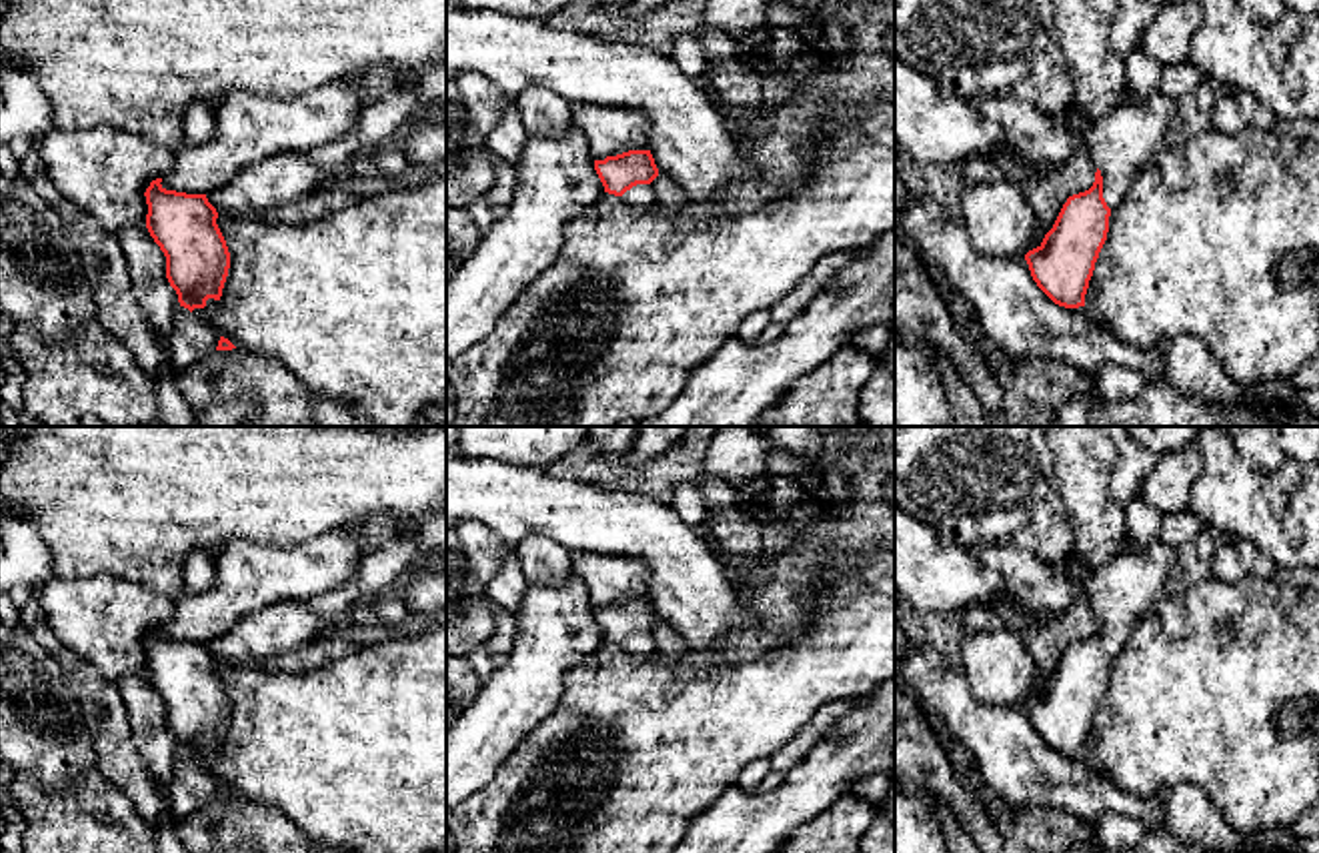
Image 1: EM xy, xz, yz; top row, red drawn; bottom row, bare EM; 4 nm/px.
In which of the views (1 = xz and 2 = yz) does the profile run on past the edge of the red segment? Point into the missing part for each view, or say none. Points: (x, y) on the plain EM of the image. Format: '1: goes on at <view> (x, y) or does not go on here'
1: goes on at xz (643, 643)
2: goes on at yz (1129, 585)

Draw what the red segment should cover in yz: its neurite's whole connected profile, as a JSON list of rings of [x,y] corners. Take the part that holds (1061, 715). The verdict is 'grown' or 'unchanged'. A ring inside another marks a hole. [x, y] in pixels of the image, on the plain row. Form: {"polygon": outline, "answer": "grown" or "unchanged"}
{"polygon": [[[1125,535],[1121,551],[1087,581],[1085,599],[1097,615],[1093,635],[1069,645],[1043,691],[1025,703],[1033,729],[1055,753],[1085,755],[1111,659],[1163,599],[1175,563],[1177,547],[1161,537],[1139,549]]], "answer": "grown"}

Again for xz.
{"polygon": [[[628,599],[604,609],[594,609],[594,619],[604,635],[604,641],[620,645],[636,657],[656,653],[652,629],[658,617],[650,599]]], "answer": "grown"}

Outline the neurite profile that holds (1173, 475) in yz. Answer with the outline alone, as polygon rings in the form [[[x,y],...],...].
[[[1195,445],[1157,455],[1153,473],[1141,487],[1141,497],[1161,513],[1185,511],[1185,497],[1201,475],[1201,455]]]

